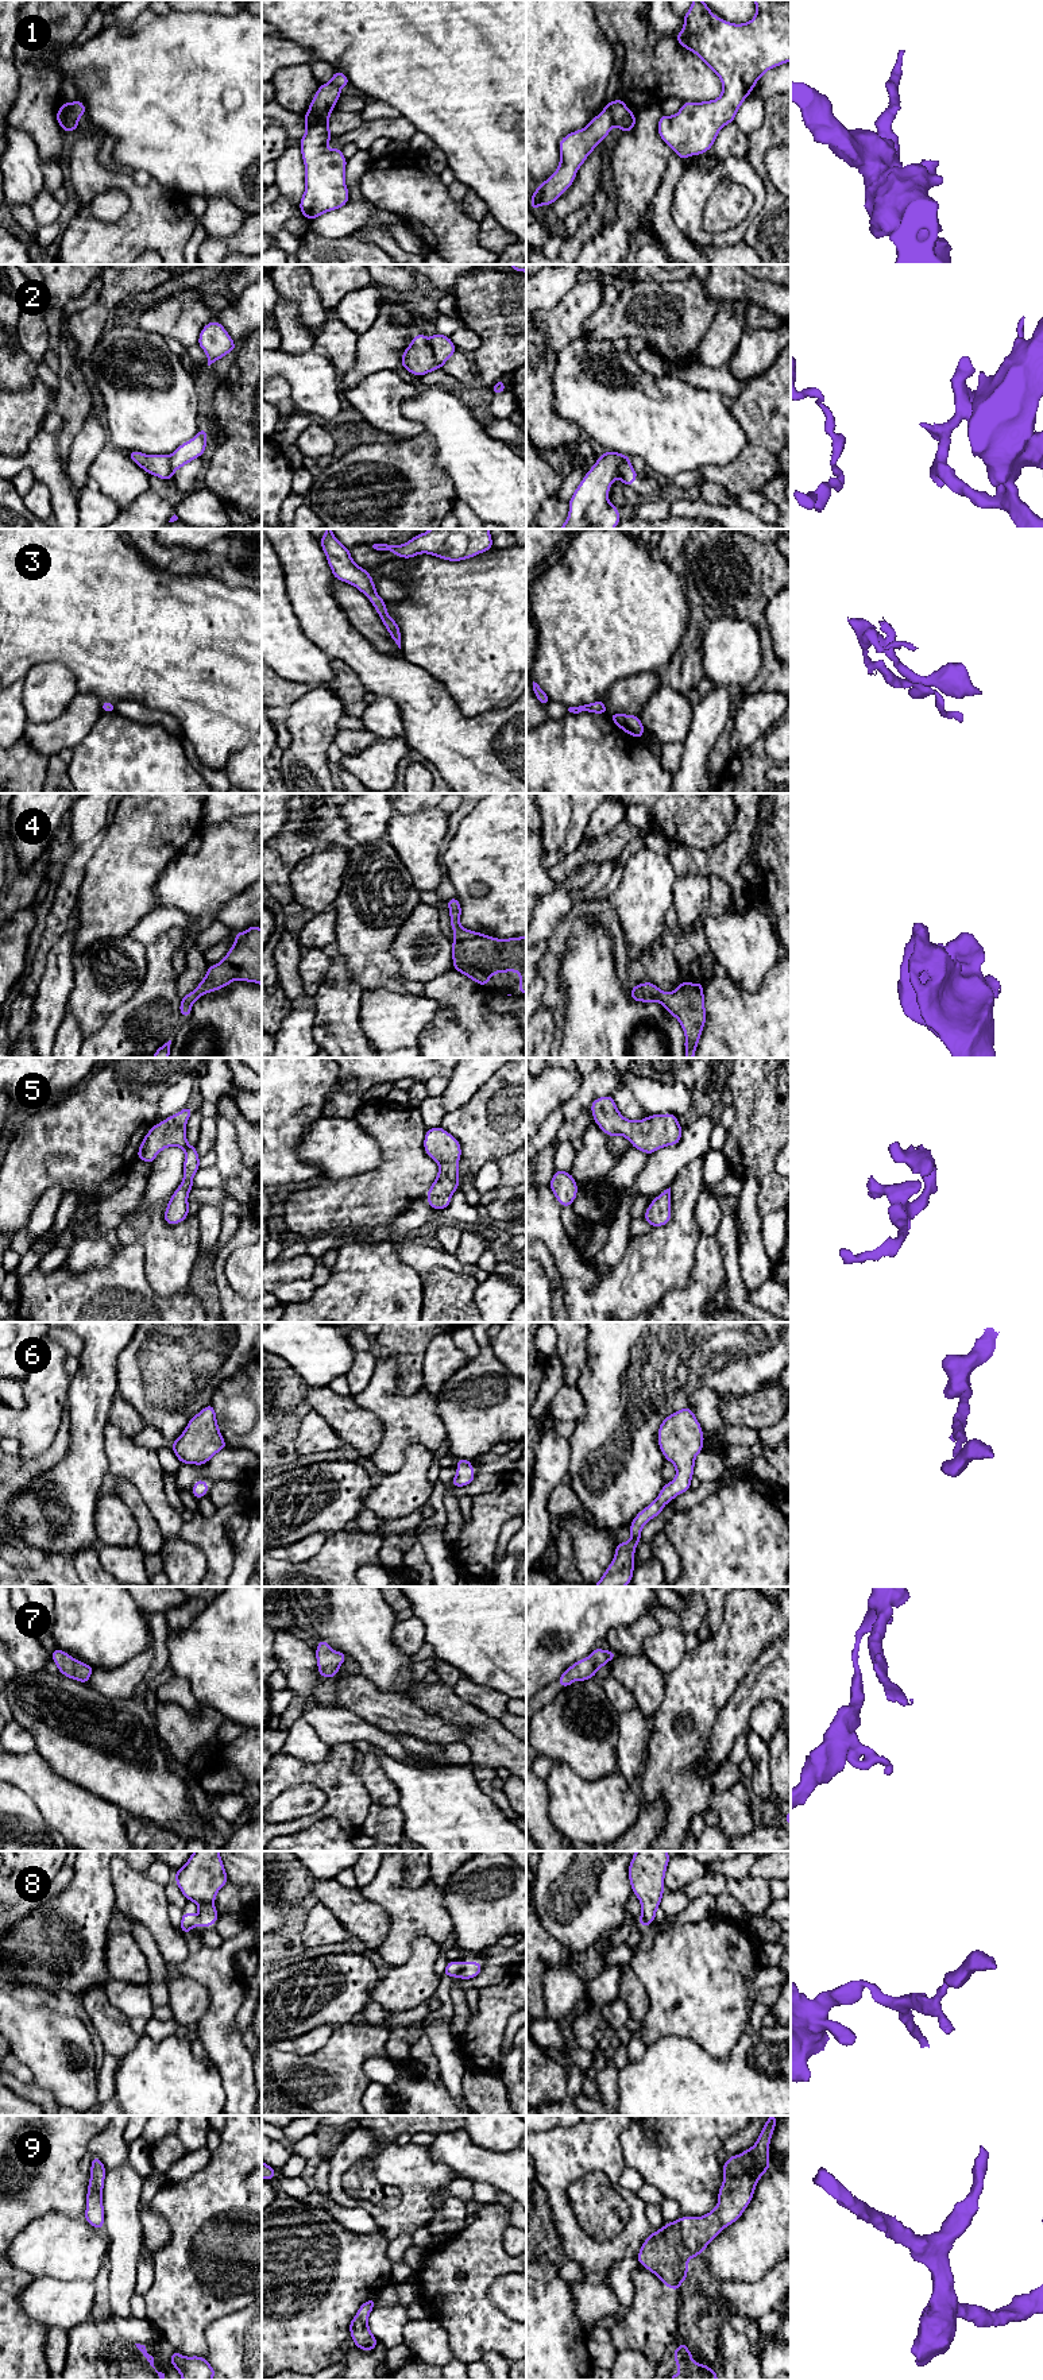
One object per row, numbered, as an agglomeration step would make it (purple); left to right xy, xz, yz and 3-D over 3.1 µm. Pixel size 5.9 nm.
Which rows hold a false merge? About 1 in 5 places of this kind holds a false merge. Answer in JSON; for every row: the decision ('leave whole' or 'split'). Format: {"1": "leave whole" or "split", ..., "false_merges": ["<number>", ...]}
{"1": "split", "2": "split", "3": "leave whole", "4": "leave whole", "5": "leave whole", "6": "leave whole", "7": "leave whole", "8": "split", "9": "leave whole", "false_merges": ["1", "2", "8"]}

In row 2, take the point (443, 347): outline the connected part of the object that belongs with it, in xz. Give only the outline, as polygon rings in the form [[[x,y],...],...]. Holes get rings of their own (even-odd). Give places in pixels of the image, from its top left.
[[[437,332],[429,339],[429,344],[434,352],[439,364],[443,367],[447,360],[457,351],[451,337]]]

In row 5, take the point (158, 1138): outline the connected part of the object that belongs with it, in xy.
[[[185,1106],[181,1112],[155,1124],[140,1143],[136,1158],[152,1163],[157,1155],[167,1147],[181,1147],[185,1151],[184,1179],[169,1199],[165,1210],[167,1225],[182,1222],[189,1214],[188,1195],[193,1186],[193,1177],[200,1168],[200,1158],[194,1145],[186,1140],[186,1123],[193,1110]]]

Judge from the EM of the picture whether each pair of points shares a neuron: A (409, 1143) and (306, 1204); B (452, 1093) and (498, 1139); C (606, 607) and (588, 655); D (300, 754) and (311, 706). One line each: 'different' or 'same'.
A: same
B: different
C: same
D: same

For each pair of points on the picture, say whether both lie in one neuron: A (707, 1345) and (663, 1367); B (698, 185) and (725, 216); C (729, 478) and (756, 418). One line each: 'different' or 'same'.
A: same
B: different
C: same

